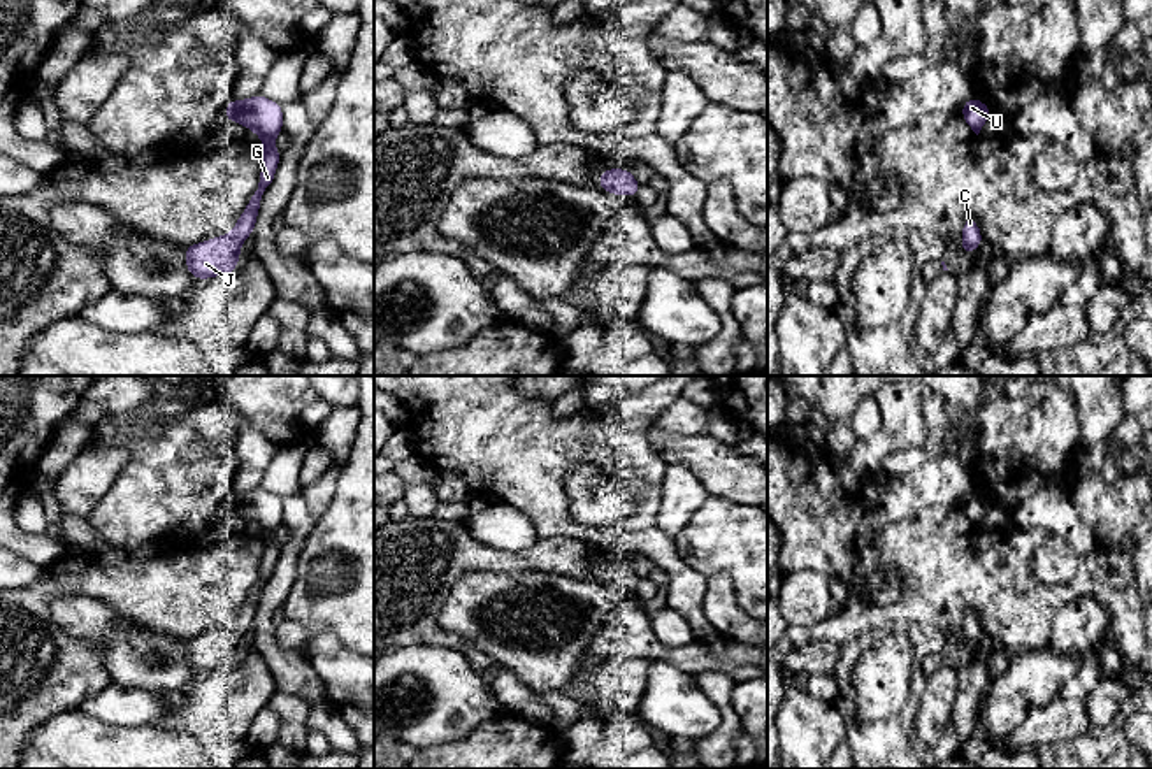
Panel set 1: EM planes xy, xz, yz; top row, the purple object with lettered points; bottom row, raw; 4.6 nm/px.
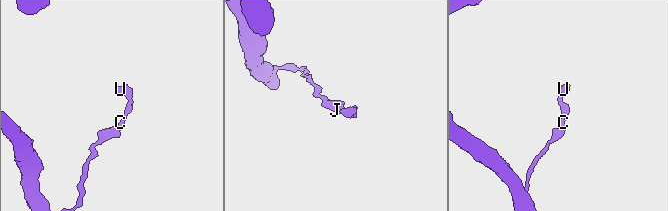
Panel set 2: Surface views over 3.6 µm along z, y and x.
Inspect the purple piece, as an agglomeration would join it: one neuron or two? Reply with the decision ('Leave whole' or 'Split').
Leave whole

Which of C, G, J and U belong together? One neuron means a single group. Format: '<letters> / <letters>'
C G J U

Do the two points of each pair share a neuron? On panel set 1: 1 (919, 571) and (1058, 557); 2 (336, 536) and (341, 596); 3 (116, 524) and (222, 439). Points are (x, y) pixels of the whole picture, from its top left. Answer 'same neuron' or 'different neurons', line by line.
1: different neurons
2: same neuron
3: same neuron

